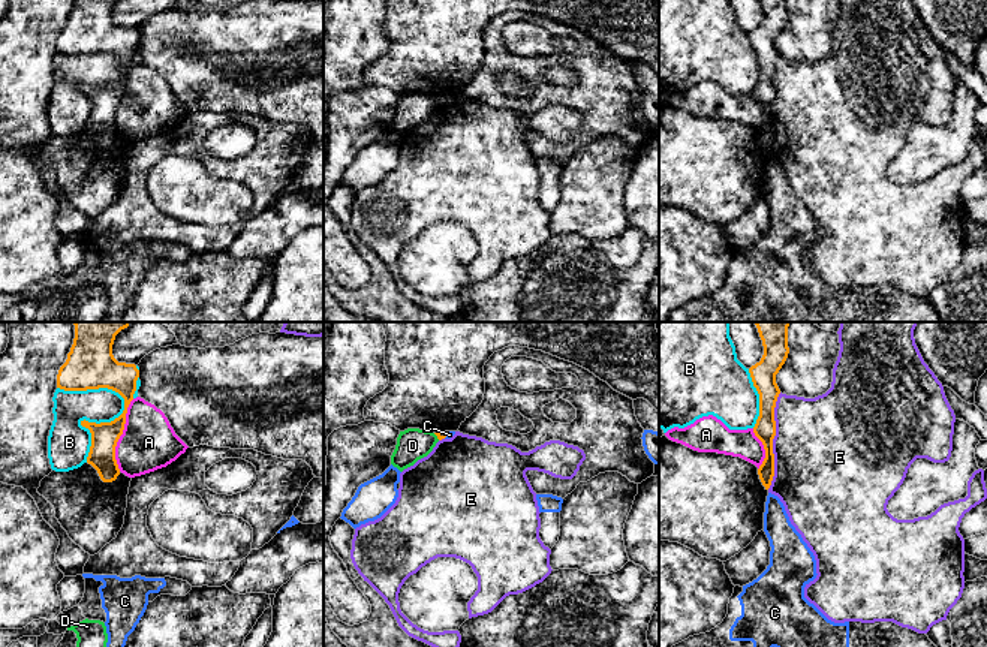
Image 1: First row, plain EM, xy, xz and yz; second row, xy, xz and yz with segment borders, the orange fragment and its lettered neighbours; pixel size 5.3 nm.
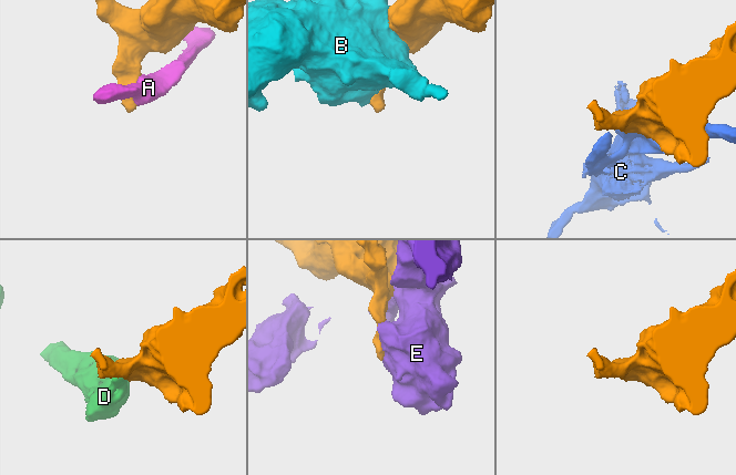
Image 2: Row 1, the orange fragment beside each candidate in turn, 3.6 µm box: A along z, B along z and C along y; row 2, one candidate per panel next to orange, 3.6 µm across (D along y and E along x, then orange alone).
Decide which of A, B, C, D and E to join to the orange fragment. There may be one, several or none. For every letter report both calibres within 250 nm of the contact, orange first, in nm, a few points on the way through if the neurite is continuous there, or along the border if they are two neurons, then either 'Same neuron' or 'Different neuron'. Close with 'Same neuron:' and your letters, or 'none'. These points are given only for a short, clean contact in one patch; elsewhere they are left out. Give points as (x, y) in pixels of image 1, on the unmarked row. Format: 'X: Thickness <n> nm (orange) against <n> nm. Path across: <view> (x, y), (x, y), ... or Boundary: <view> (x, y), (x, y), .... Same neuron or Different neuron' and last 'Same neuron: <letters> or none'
A: Thickness 140 nm (orange) against 300 nm. Boundary: xy (134, 63), (128, 72), (125, 93), (116, 111), (119, 135). Different neuron
B: Thickness 180 nm (orange) against 180 nm. Different neuron
C: Thickness 50 nm (orange) against 40 nm. Boundary: xz (450, 96), (444, 102). Different neuron
D: Thickness 50 nm (orange) against 170 nm. Different neuron
E: Thickness 120 nm (orange) against 480 nm. Different neuron
Same neuron: none

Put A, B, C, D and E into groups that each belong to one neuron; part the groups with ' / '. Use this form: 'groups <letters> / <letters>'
groups A C / B / D / E

